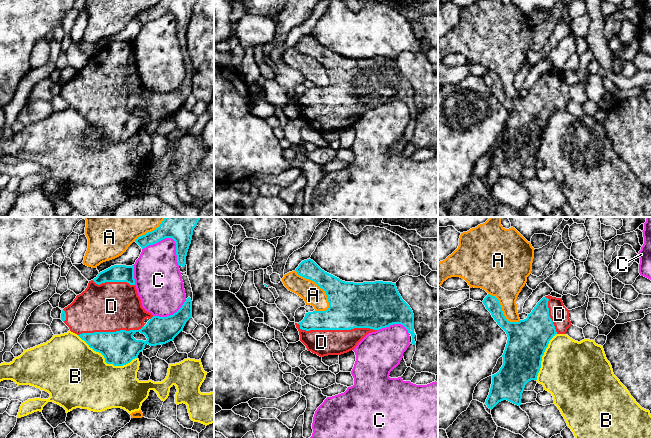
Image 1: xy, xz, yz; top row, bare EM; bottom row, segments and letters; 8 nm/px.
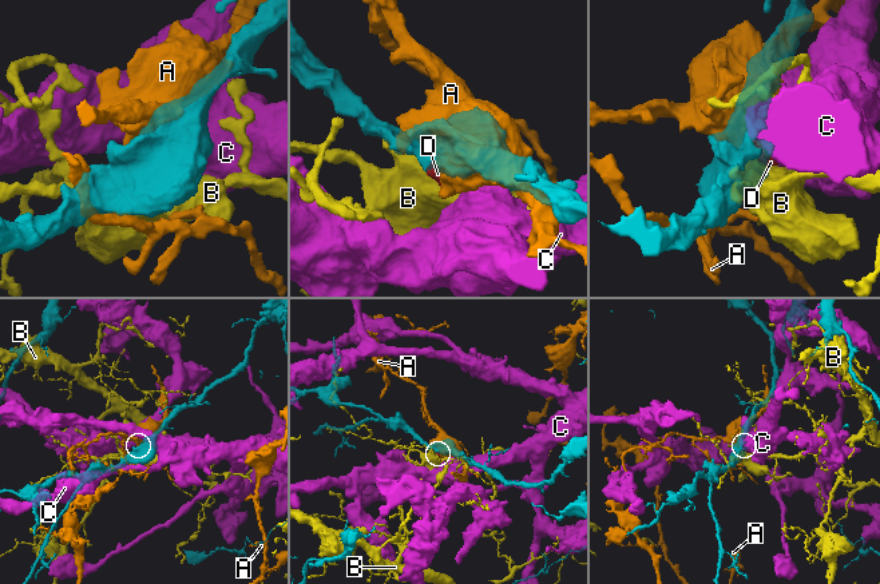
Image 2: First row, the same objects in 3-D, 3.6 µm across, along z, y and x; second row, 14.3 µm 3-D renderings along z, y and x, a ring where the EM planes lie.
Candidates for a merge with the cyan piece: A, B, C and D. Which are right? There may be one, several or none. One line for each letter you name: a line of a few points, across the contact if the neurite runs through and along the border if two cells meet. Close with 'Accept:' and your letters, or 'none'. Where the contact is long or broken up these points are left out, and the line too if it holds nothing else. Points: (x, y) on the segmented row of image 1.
Accept: D

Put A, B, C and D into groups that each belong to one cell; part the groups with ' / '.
A / B / C / D

